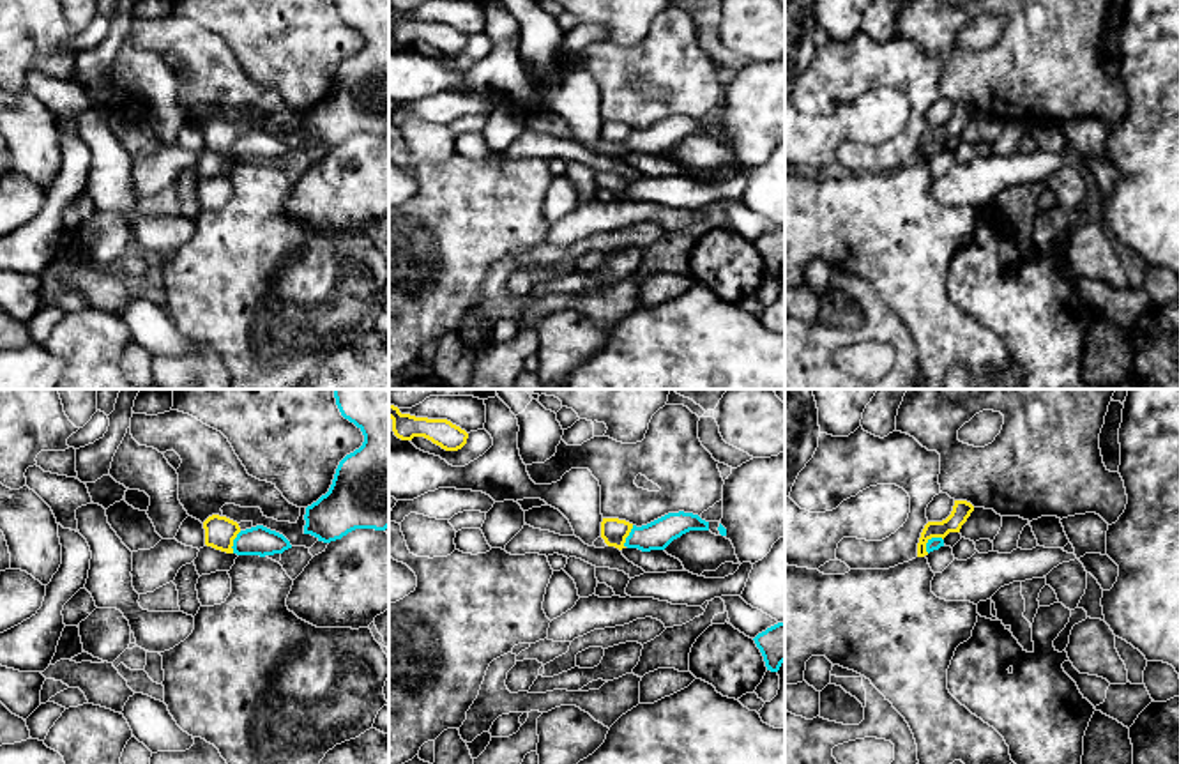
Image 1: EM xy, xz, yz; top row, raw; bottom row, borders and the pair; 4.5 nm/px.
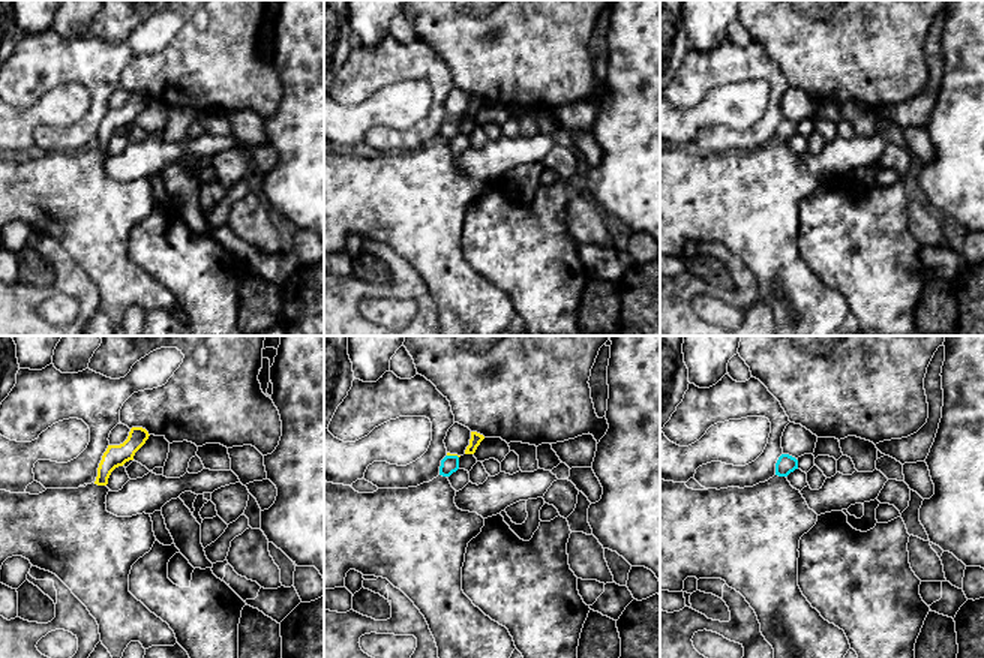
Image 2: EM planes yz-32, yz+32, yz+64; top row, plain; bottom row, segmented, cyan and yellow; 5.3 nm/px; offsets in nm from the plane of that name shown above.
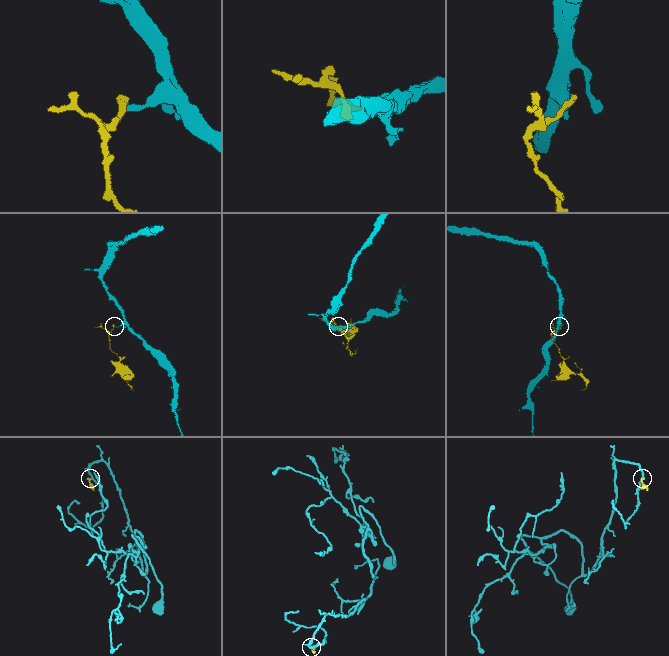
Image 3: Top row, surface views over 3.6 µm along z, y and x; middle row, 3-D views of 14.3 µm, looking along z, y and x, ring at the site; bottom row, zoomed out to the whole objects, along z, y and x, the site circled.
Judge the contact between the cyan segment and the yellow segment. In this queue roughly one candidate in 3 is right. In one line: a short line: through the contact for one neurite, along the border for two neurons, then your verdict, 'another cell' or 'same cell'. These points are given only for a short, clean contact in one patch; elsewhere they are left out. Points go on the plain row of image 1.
yz (943, 142), (932, 142), (925, 154) | another cell

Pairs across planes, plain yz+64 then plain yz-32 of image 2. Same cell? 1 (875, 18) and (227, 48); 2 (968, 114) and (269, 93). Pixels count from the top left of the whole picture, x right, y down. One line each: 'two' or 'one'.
1: one
2: two

